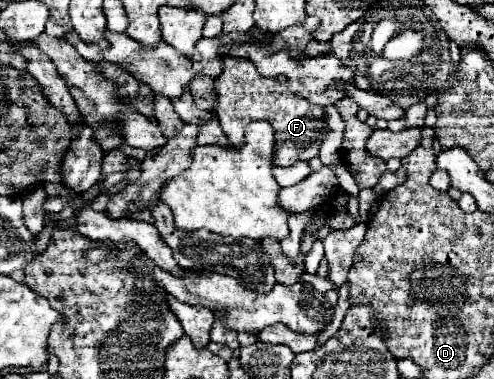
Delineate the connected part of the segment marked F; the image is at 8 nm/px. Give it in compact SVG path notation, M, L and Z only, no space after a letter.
M224 57L224 71L216 77L216 93L218 105L214 107L214 113L218 115L230 145L242 147L246 127L256 119L266 119L274 123L276 129L276 165L290 167L296 161L310 161L318 157L320 145L328 135L326 119L322 115L324 107L310 105L304 97L292 93L286 77L262 77L252 61Z

